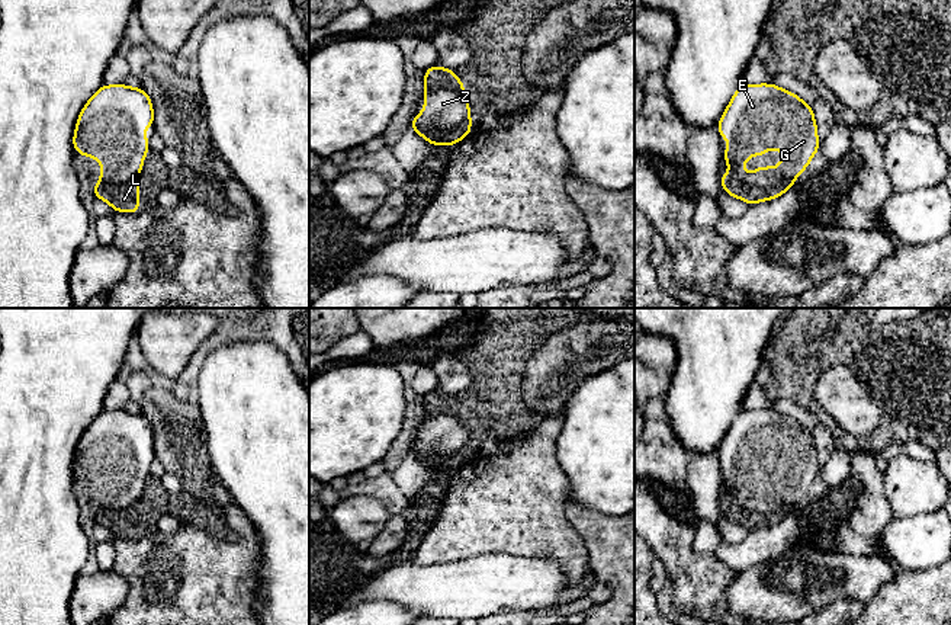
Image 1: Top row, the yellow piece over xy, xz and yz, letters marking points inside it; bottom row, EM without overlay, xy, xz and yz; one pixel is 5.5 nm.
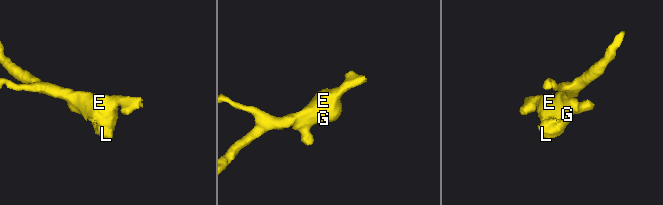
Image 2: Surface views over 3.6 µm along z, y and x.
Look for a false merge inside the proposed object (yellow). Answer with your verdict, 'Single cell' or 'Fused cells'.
Fused cells

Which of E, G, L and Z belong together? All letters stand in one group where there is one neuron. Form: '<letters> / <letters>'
E G Z / L

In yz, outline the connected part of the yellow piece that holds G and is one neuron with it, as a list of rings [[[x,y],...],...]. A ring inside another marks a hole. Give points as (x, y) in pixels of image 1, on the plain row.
[[[742,410],[730,424],[719,445],[719,462],[730,467],[723,475],[729,494],[752,513],[770,515],[784,504],[796,504],[819,477],[817,451],[813,433],[797,420],[775,410]],[[765,475],[785,475],[777,493],[755,493],[752,500],[743,496],[745,485],[752,481],[767,483]]]

